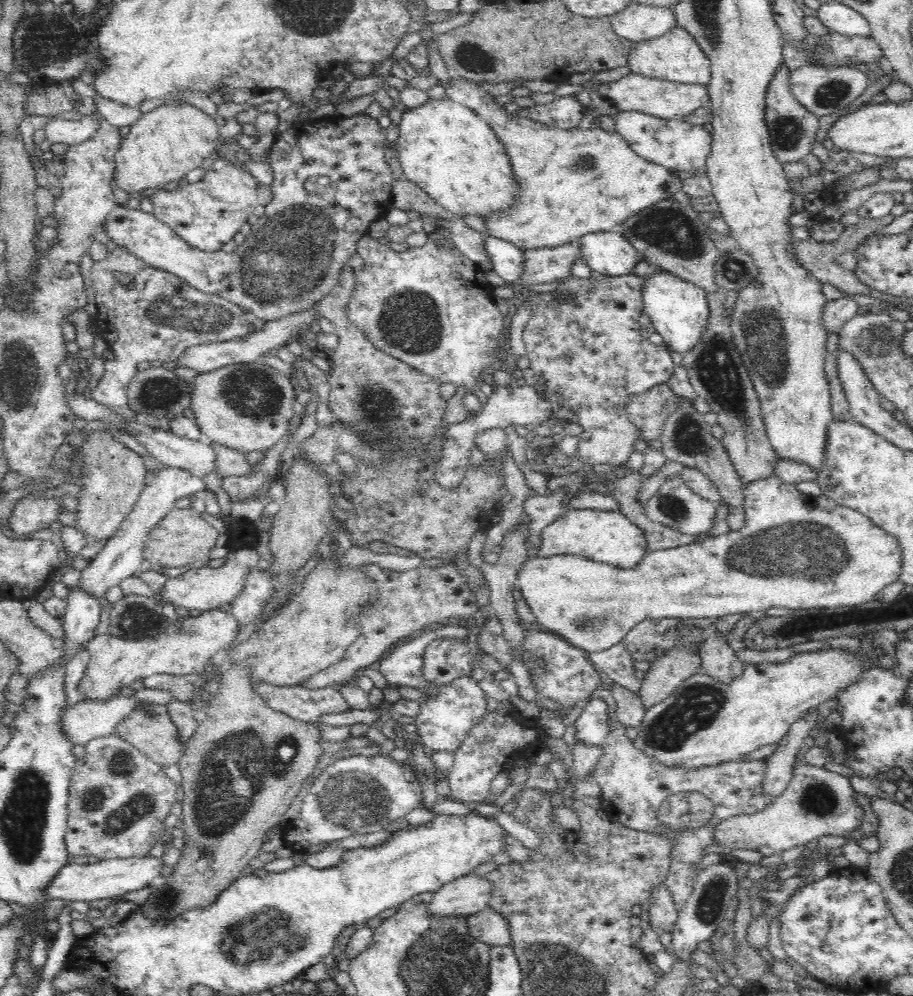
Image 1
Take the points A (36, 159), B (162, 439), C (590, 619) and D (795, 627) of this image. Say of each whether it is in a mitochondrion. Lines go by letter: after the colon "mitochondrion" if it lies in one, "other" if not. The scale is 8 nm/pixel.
A: other
B: other
C: mitochondrion
D: mitochondrion

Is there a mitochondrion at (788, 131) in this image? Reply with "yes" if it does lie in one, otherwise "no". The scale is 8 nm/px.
yes

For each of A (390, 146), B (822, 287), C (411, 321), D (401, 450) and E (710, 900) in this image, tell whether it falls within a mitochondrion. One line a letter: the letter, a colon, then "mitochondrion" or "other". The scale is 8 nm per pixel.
A: other
B: other
C: mitochondrion
D: mitochondrion
E: mitochondrion

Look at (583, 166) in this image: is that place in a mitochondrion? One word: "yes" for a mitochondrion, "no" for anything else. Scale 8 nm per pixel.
yes

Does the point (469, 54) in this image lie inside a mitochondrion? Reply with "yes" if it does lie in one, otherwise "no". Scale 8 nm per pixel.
yes

